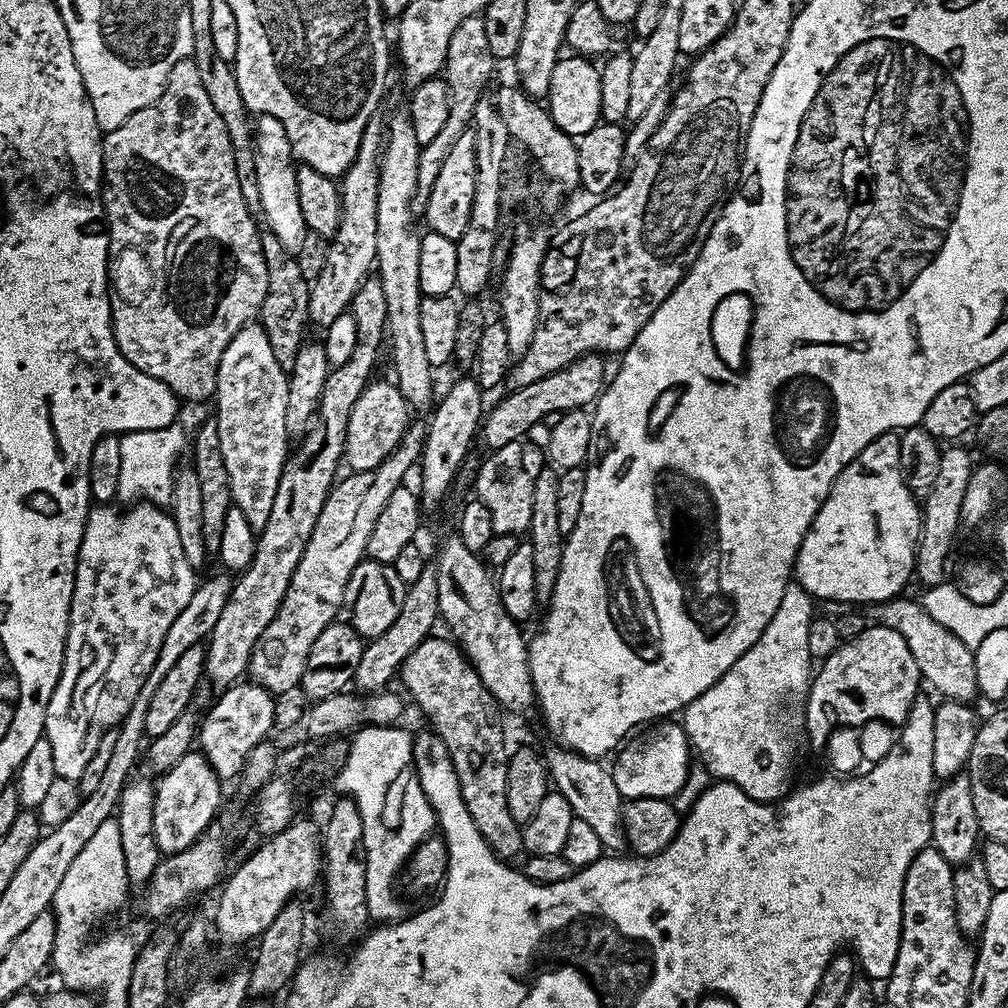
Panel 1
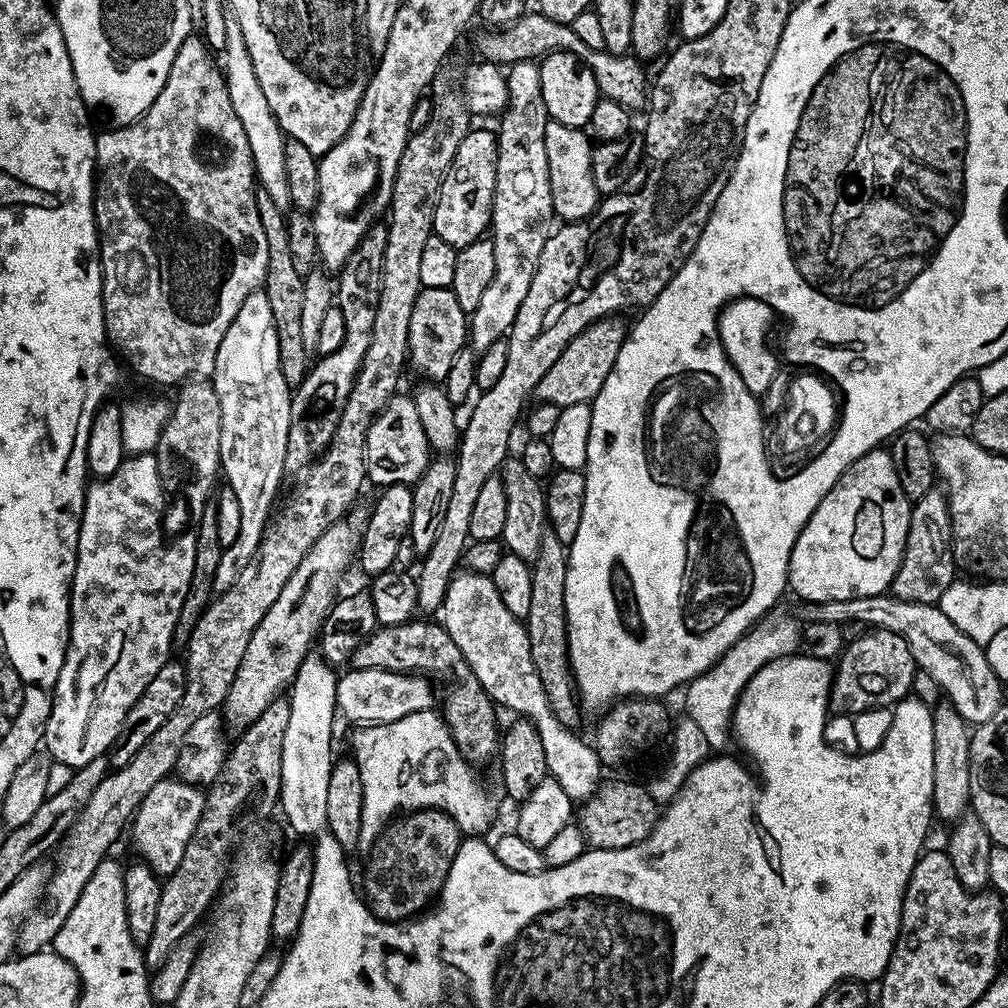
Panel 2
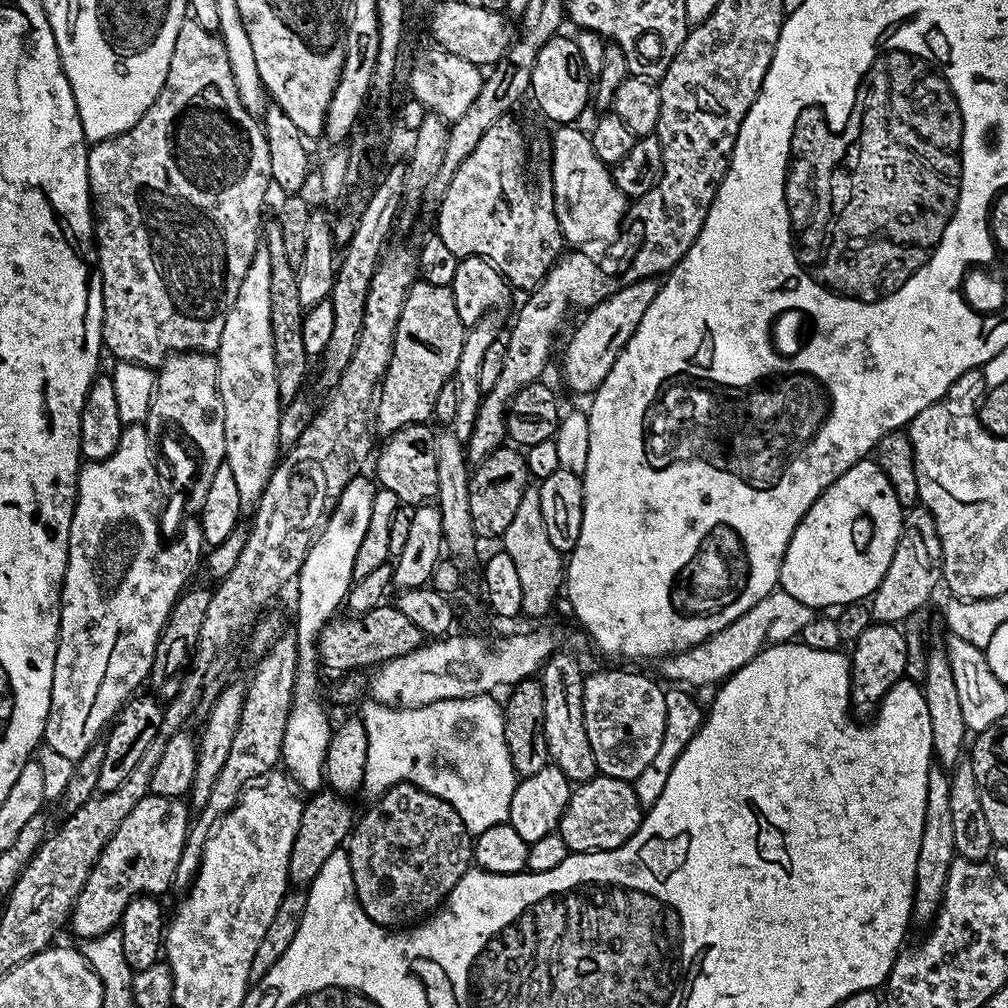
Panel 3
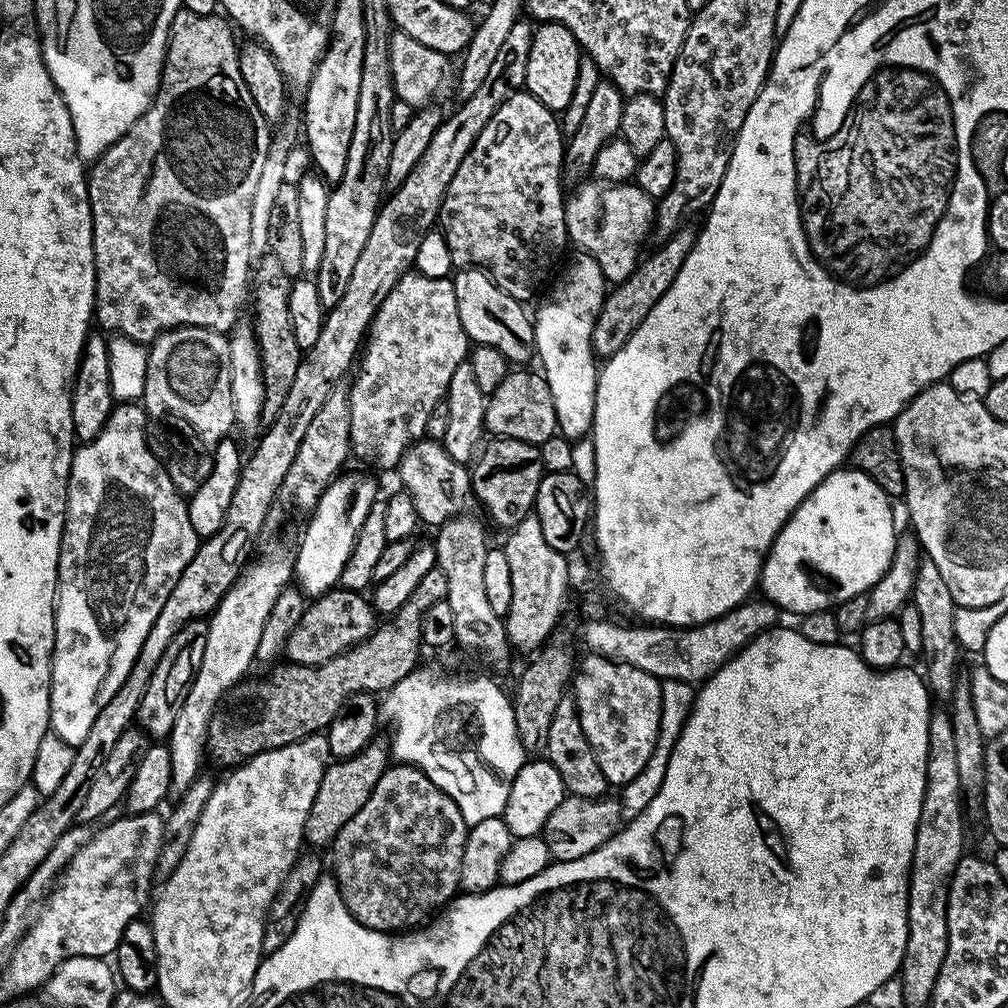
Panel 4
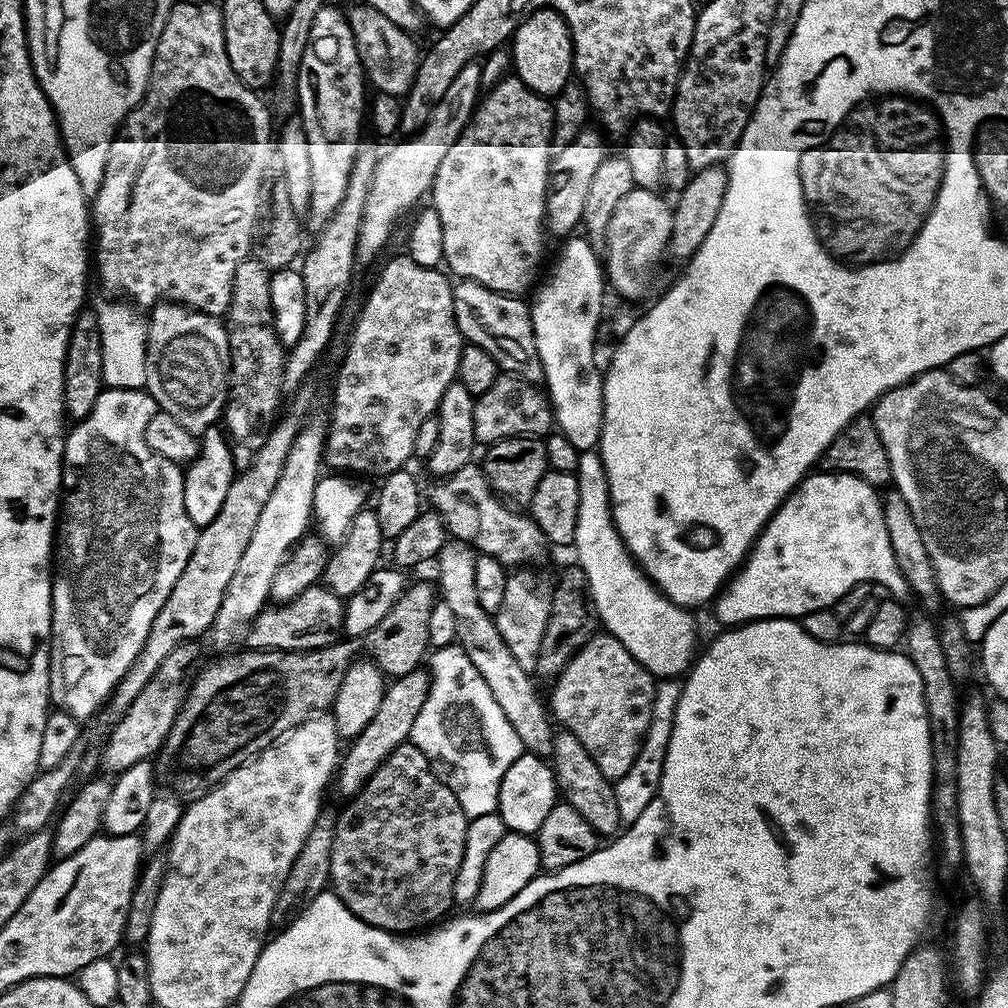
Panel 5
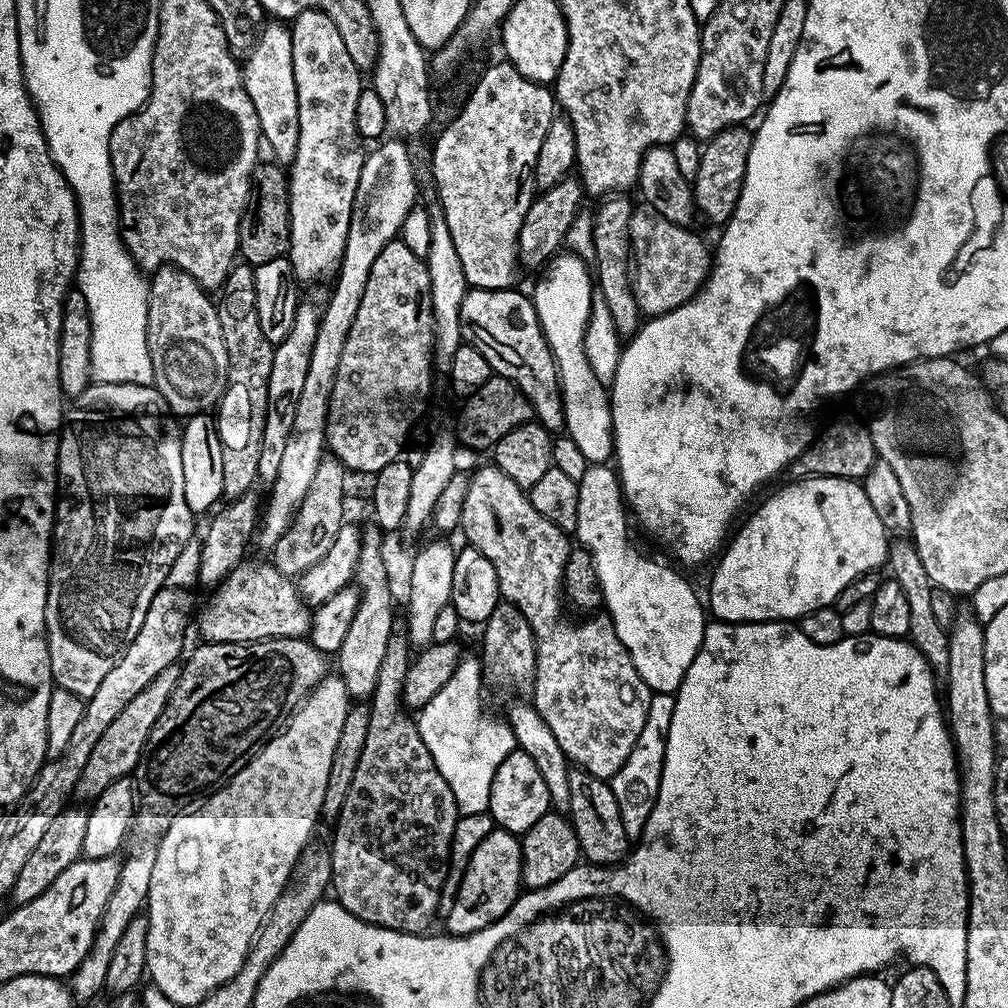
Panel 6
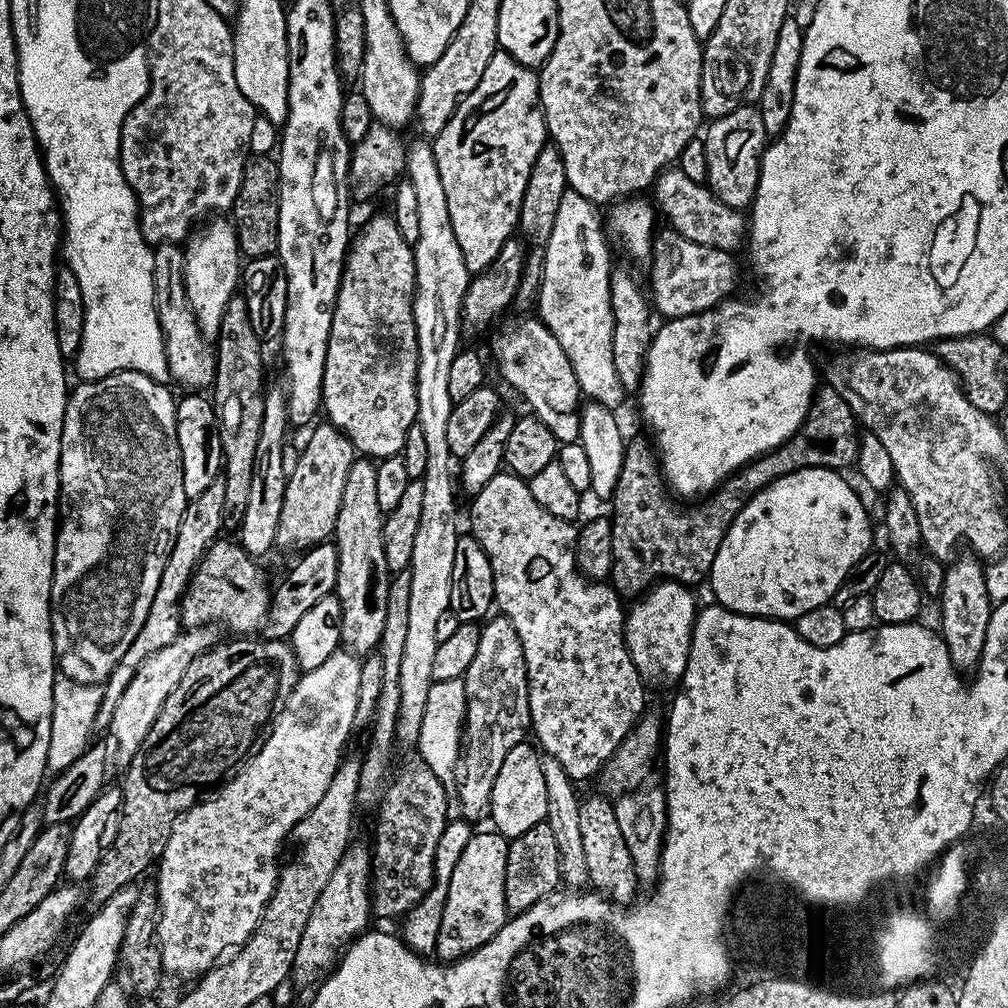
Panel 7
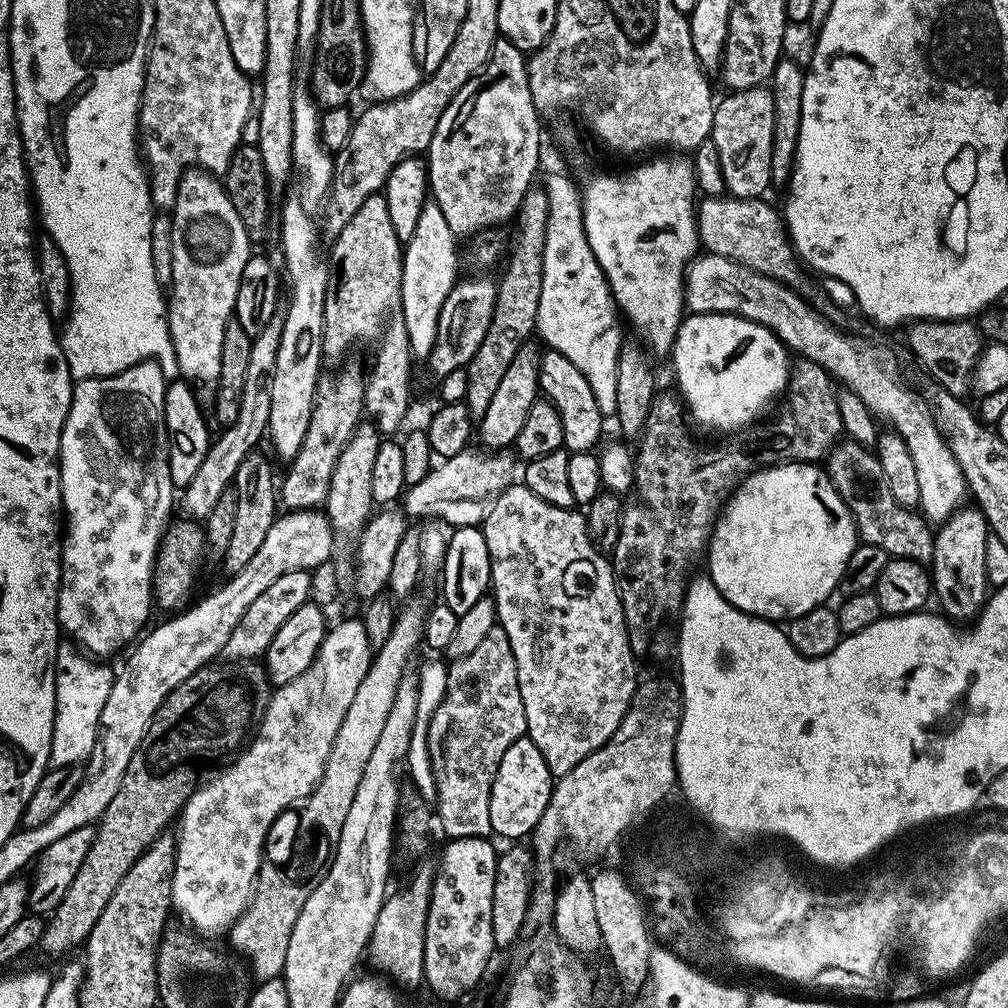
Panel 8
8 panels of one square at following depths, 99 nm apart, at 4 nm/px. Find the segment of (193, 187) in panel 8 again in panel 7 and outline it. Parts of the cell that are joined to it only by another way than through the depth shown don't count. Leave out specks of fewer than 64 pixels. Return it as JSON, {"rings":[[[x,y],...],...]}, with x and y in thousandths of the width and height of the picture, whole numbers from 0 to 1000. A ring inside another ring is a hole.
{"rings":[[[207,217],[188,233],[182,247],[183,287],[187,303],[190,305],[200,331],[210,339],[218,329],[220,312],[228,296],[235,293],[240,278],[240,251],[234,238],[234,227],[225,217]]]}

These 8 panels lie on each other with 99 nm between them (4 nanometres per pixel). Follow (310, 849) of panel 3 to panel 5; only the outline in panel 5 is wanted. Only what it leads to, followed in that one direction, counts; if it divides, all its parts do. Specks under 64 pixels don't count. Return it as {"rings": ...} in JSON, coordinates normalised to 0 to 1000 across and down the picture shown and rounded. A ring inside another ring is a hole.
{"rings":[[[416,662],[407,665],[407,669],[392,672],[382,682],[379,696],[371,712],[364,718],[363,724],[359,724],[357,730],[349,733],[336,753],[335,765],[331,770],[331,782],[334,782],[341,792],[355,789],[362,776],[371,768],[371,764],[375,764],[375,760],[379,760],[379,756],[408,731],[411,716],[416,706],[419,705],[419,700],[423,700],[423,692],[428,680],[428,670],[420,662]]]}

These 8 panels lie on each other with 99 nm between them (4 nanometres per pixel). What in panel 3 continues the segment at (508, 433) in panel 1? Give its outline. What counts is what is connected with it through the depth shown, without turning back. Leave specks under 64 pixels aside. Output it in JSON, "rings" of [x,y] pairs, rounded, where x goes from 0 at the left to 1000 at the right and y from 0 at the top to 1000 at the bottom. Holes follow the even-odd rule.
{"rings":[[[631,278],[627,282],[615,282],[609,292],[582,307],[575,317],[575,322],[567,329],[563,343],[560,347],[560,377],[567,389],[590,390],[597,383],[601,371],[609,363],[613,351],[625,339],[629,327],[633,327],[633,319],[637,319],[637,312],[645,308],[645,300],[653,292],[656,279]]]}

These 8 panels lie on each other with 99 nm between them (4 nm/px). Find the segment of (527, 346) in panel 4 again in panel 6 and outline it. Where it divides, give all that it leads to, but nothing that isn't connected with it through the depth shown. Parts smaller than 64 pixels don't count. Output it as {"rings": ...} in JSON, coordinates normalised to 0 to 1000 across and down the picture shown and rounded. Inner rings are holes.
{"rings":[[[465,285],[458,296],[456,336],[478,347],[491,372],[513,381],[527,401],[534,420],[552,431],[560,425],[560,400],[556,394],[552,357],[538,331],[527,297],[512,289],[511,285]]]}

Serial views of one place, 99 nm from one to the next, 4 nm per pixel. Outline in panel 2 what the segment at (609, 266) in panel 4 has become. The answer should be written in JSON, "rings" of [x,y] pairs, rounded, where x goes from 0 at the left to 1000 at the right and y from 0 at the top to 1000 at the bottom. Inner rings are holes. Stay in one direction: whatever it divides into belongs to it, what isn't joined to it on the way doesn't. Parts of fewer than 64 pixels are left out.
{"rings":[[[545,118],[542,125],[542,153],[546,161],[546,188],[548,203],[557,219],[582,219],[593,205],[593,191],[587,172],[588,146],[588,140],[579,127],[566,127]]]}

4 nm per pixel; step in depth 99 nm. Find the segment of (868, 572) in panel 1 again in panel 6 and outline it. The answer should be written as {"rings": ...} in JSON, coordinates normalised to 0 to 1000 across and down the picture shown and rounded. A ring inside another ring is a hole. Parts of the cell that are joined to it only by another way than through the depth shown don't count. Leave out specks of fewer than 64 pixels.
{"rings":[[[800,472],[787,475],[786,480],[771,486],[767,492],[762,492],[746,508],[746,513],[729,525],[728,531],[721,537],[720,543],[713,549],[709,557],[710,564],[706,567],[706,576],[702,579],[702,593],[700,603],[711,616],[719,619],[755,619],[758,615],[773,615],[775,617],[790,617],[795,611],[804,609],[804,605],[825,601],[839,581],[843,581],[849,574],[860,567],[868,567],[878,563],[881,555],[881,542],[883,530],[875,522],[875,514],[871,514],[863,498],[859,495],[859,486],[856,479],[851,476],[827,474],[826,472]]]}

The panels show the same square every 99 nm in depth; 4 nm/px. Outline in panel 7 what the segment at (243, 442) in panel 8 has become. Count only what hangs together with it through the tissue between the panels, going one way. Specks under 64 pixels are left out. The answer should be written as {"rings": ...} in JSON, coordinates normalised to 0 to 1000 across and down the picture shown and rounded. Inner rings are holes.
{"rings":[[[218,474],[211,477],[207,484],[200,486],[200,490],[196,490],[196,494],[188,496],[185,506],[181,510],[181,518],[177,518],[177,530],[173,534],[171,545],[165,554],[165,562],[161,562],[161,573],[157,573],[157,585],[153,589],[153,597],[149,597],[149,606],[145,609],[145,617],[141,617],[141,625],[137,625],[133,637],[129,637],[129,645],[125,645],[125,649],[121,649],[117,661],[113,661],[113,665],[101,680],[103,688],[99,703],[96,706],[96,719],[106,720],[110,716],[110,710],[113,708],[113,702],[117,699],[121,687],[129,680],[129,675],[133,673],[133,669],[141,661],[141,657],[144,657],[145,653],[155,645],[160,645],[172,637],[173,633],[177,632],[181,626],[179,598],[187,583],[190,567],[198,561],[198,556],[202,553],[202,547],[219,531],[221,496],[223,496],[223,487],[221,475]]]}

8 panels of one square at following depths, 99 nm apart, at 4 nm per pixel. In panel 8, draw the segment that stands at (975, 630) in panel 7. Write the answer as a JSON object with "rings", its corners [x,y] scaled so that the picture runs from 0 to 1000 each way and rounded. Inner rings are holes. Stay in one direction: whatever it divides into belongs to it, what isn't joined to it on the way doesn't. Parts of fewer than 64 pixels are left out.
{"rings":[[[960,503],[949,504],[942,515],[928,525],[927,554],[923,561],[927,595],[933,598],[932,606],[945,617],[967,616],[982,590],[978,565],[978,542],[982,525],[971,503]]]}

